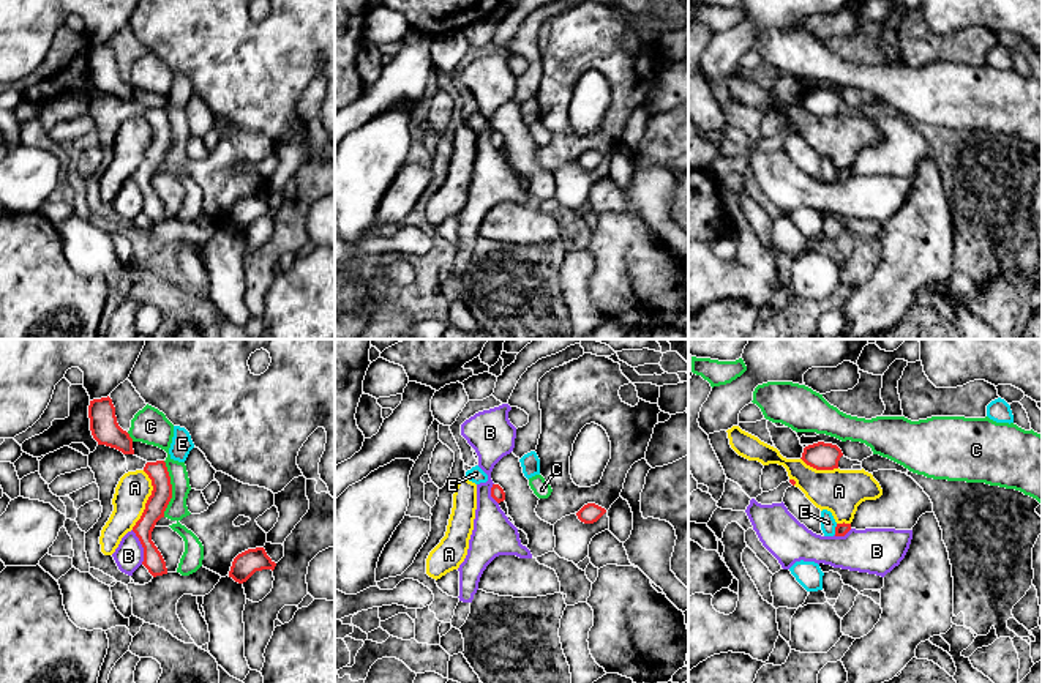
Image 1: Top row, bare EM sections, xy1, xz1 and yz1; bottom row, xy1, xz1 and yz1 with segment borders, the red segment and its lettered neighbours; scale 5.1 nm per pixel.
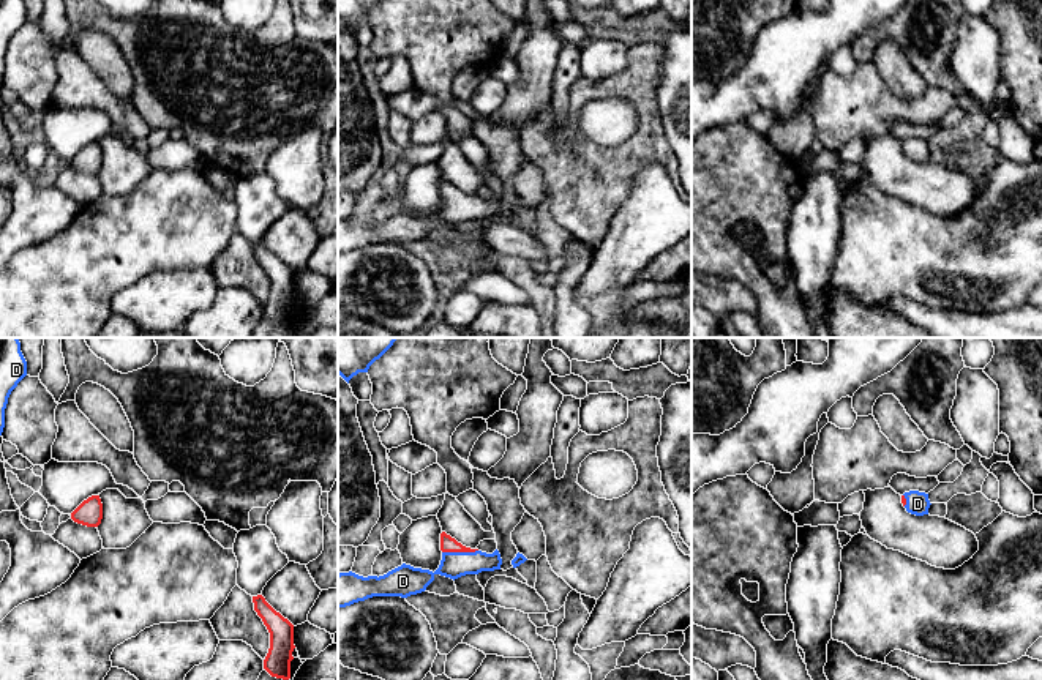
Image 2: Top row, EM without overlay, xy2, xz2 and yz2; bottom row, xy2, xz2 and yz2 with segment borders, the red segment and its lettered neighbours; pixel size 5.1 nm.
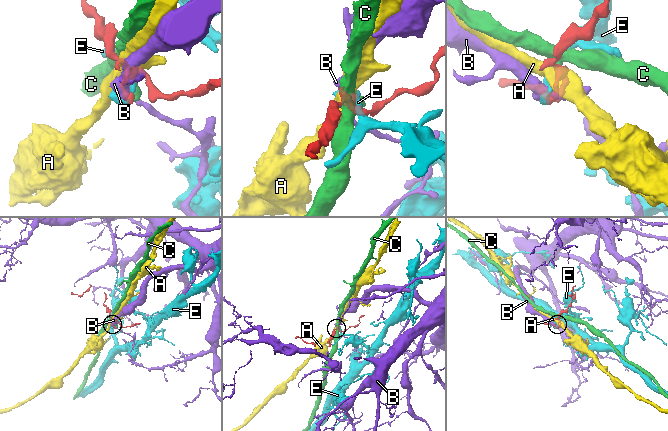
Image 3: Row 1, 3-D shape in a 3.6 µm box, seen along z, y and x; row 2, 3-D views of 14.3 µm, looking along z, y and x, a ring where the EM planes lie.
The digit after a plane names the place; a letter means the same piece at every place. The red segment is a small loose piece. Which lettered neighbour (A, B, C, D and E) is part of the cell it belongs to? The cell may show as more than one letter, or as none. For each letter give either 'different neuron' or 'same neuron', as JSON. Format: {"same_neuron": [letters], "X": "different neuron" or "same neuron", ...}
{"same_neuron": ["D"], "A": "different neuron", "B": "different neuron", "C": "different neuron", "D": "same neuron", "E": "different neuron"}

